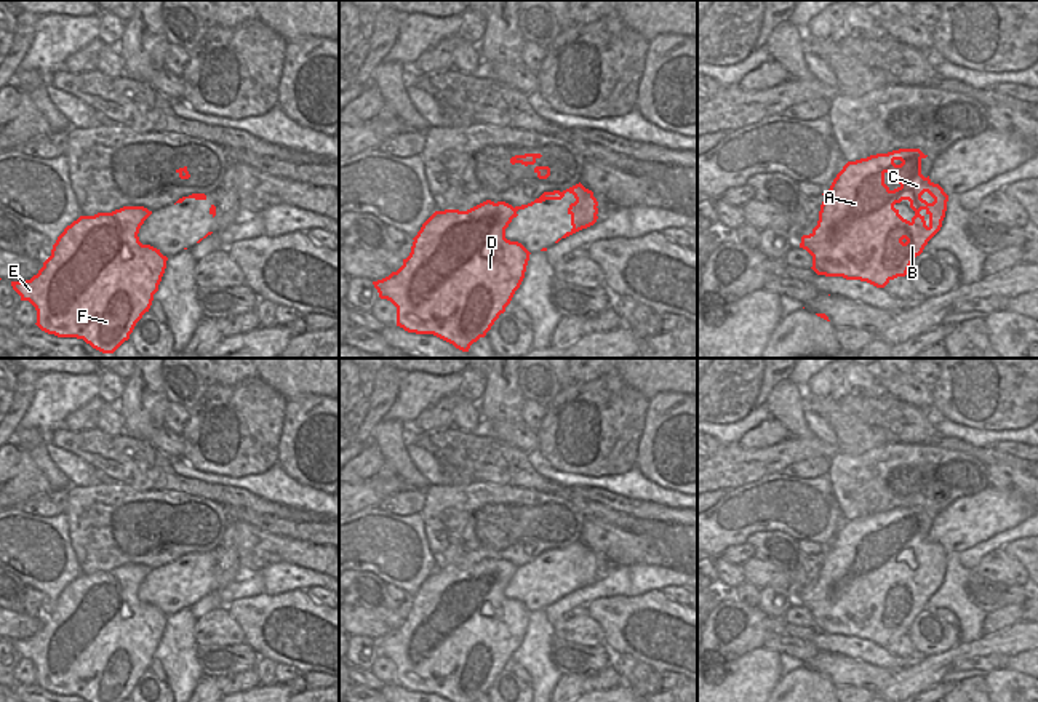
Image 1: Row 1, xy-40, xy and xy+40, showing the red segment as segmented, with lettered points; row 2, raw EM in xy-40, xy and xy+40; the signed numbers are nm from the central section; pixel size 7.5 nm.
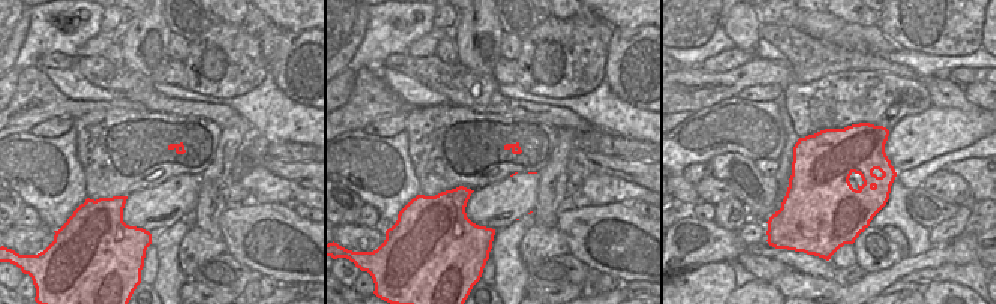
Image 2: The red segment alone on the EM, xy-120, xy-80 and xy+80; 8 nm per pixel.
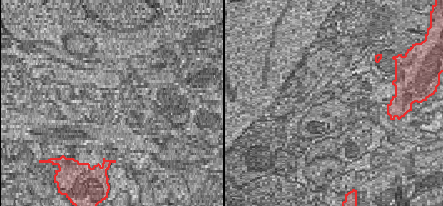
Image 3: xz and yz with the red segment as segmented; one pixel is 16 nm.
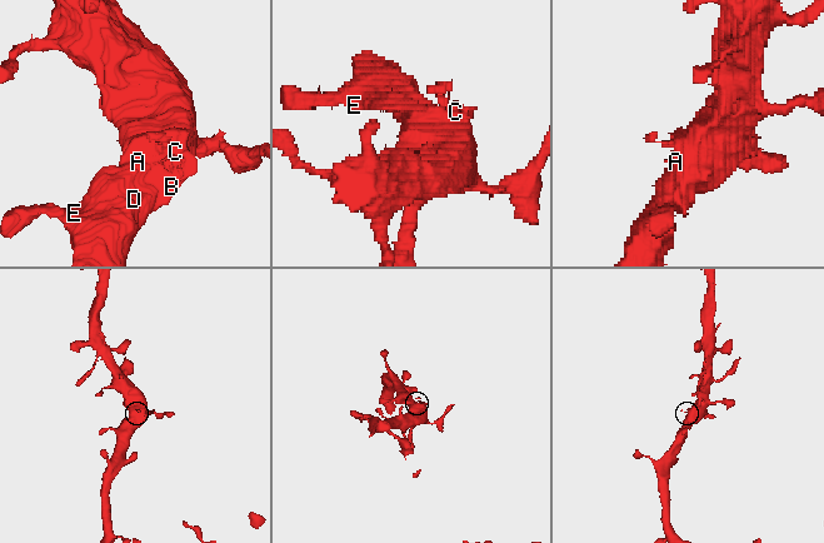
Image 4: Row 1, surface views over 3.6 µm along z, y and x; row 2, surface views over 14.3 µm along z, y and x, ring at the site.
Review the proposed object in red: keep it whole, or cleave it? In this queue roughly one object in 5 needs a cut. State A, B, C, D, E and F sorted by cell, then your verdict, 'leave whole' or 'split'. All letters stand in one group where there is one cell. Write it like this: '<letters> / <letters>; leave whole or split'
A B C D E F; leave whole

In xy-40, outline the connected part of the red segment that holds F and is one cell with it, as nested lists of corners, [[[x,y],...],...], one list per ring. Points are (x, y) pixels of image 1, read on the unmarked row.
[[[123,564],[112,571],[80,574],[58,595],[51,614],[43,625],[26,640],[11,640],[21,659],[29,659],[37,668],[37,684],[58,696],[77,696],[86,702],[123,702],[136,681],[149,670],[154,652],[166,627],[168,616],[160,608],[139,600],[139,587],[152,572],[144,564]]]

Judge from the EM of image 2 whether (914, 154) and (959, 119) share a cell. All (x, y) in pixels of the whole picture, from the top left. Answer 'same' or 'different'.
different

